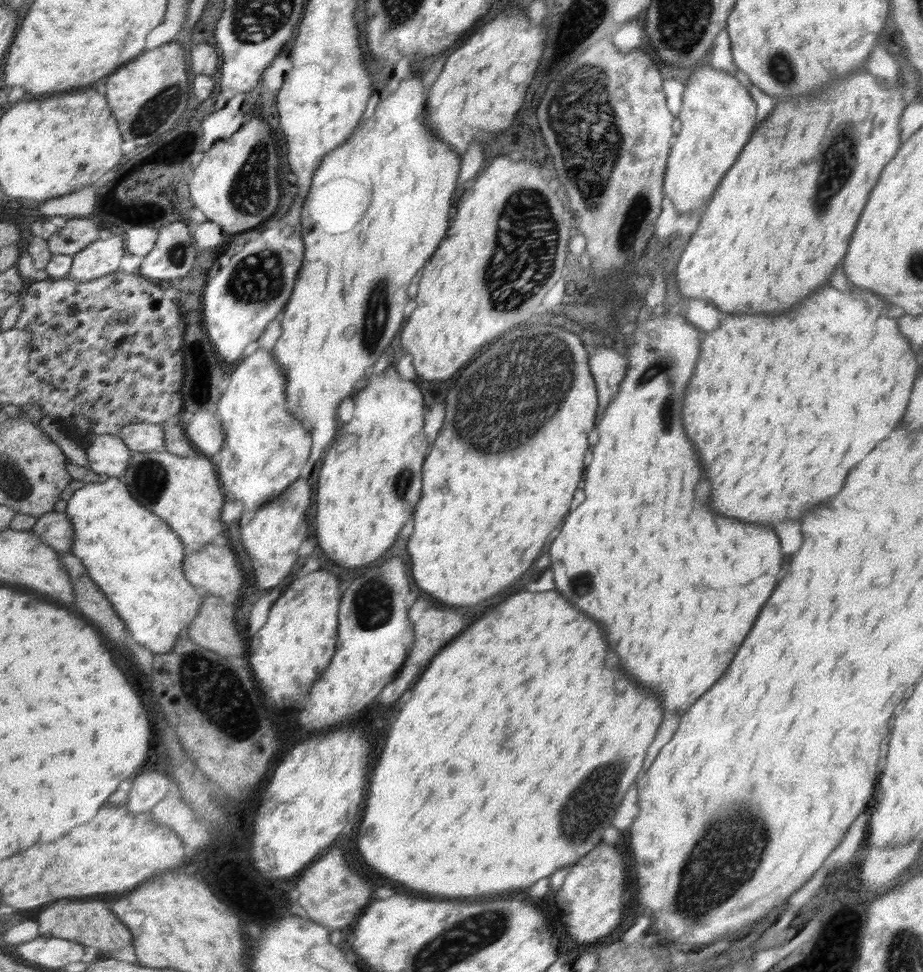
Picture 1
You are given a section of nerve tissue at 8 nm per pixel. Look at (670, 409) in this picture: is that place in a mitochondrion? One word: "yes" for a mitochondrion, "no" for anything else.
yes

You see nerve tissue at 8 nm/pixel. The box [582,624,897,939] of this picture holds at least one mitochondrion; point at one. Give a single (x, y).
(729, 850)

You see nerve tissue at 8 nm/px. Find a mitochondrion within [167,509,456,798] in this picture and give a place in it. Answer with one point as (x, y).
(209, 686)

